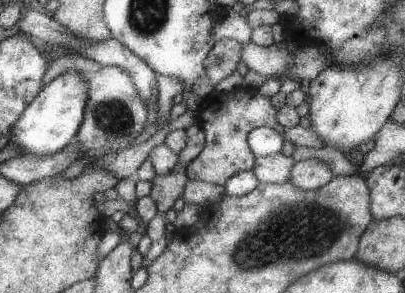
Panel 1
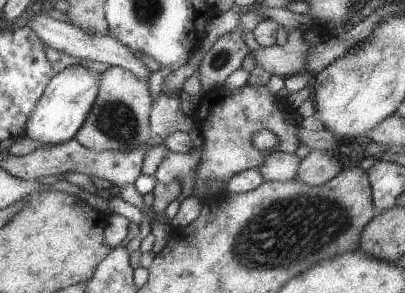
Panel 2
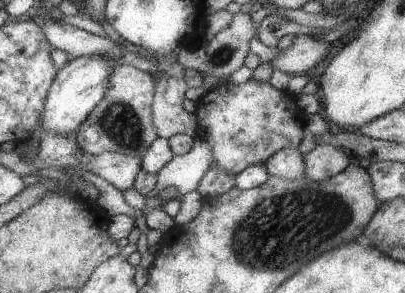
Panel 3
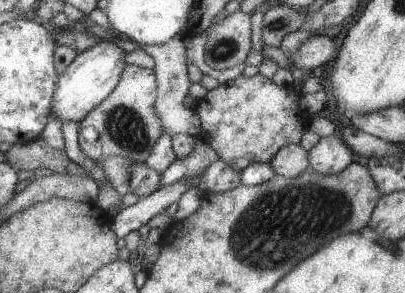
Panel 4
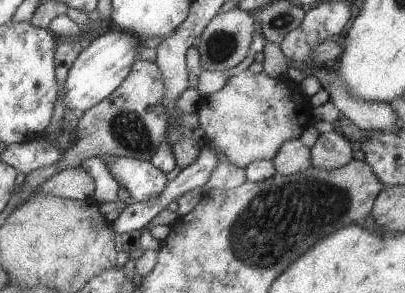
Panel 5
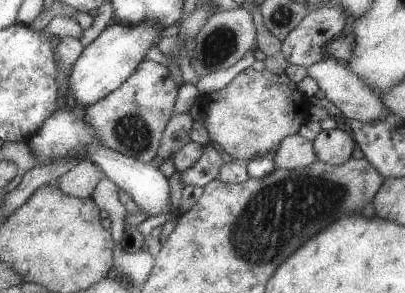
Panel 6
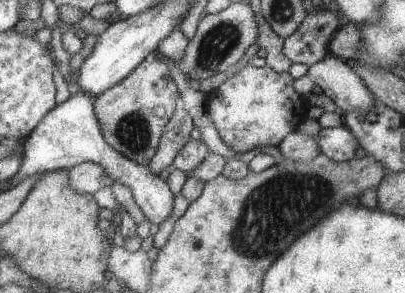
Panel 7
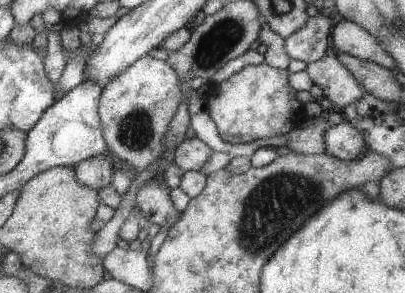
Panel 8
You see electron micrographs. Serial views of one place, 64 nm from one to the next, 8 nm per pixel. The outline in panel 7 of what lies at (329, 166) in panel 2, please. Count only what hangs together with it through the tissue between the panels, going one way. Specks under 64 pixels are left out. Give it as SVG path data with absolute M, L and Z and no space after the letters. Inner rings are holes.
M349 126L325 128L317 134L317 144L321 148L321 156L325 154L333 162L349 162L355 158L359 150L359 140Z

